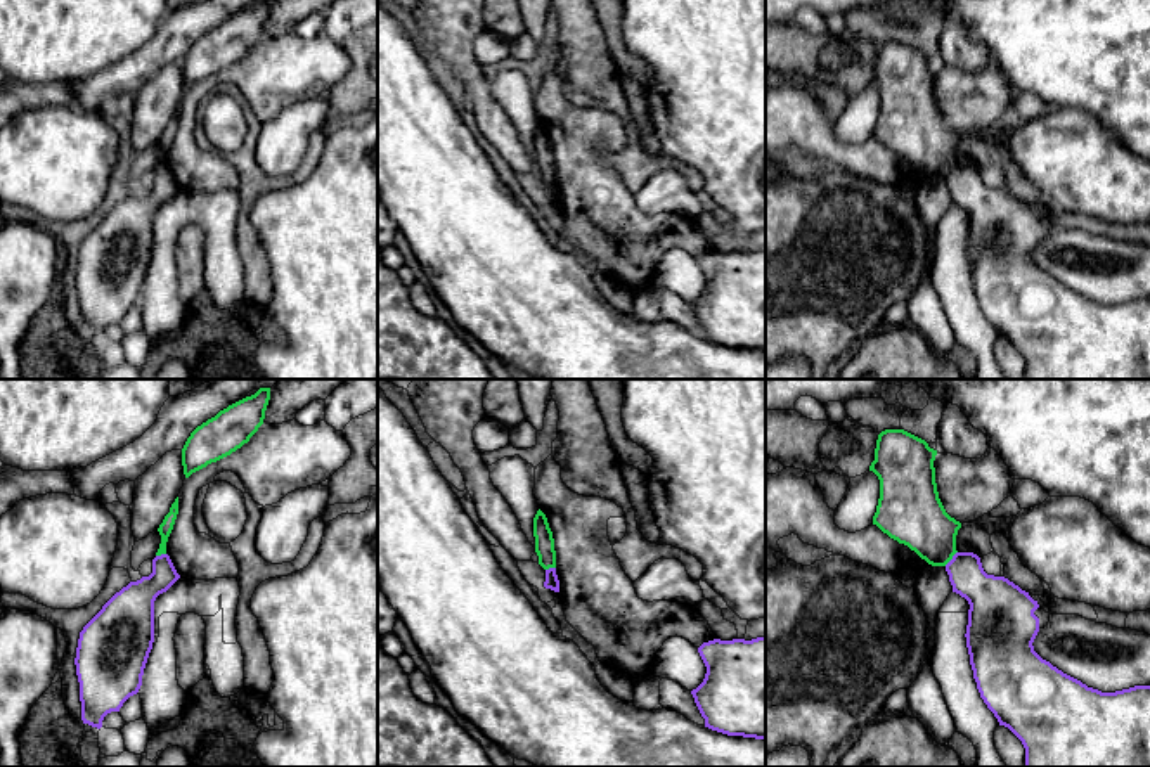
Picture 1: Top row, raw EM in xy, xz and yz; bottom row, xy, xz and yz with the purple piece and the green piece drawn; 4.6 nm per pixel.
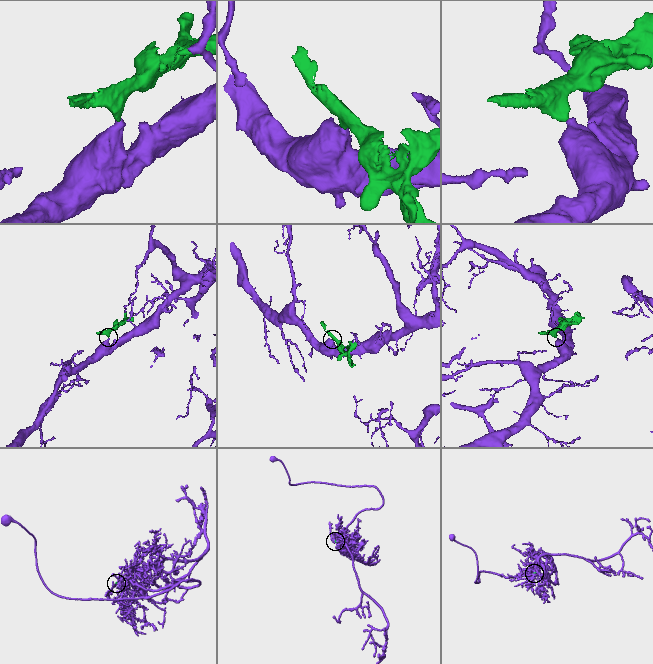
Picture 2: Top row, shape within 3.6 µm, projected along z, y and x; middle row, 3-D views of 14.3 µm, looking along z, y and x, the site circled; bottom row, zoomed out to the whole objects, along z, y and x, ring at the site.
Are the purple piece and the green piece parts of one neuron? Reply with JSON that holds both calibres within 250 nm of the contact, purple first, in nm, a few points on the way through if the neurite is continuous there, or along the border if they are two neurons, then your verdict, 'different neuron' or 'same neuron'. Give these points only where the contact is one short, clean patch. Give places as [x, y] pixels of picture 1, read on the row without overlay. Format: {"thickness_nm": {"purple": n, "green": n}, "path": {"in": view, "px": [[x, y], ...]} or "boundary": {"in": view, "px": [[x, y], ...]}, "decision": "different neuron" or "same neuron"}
{"thickness_nm": {"purple": 200, "green": 280}, "boundary": {"in": "yz", "px": [[956, 163], [944, 177]]}, "decision": "different neuron"}

